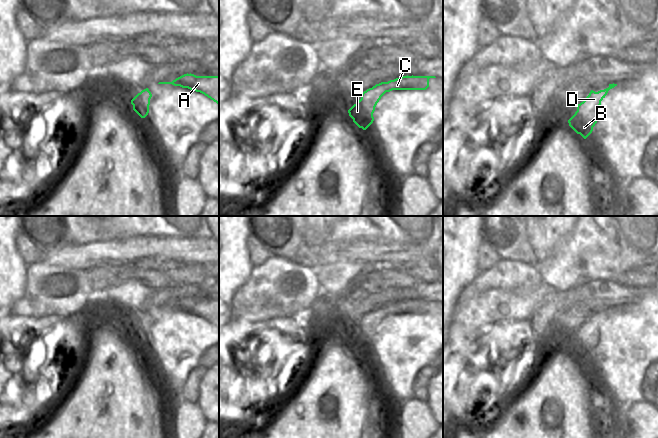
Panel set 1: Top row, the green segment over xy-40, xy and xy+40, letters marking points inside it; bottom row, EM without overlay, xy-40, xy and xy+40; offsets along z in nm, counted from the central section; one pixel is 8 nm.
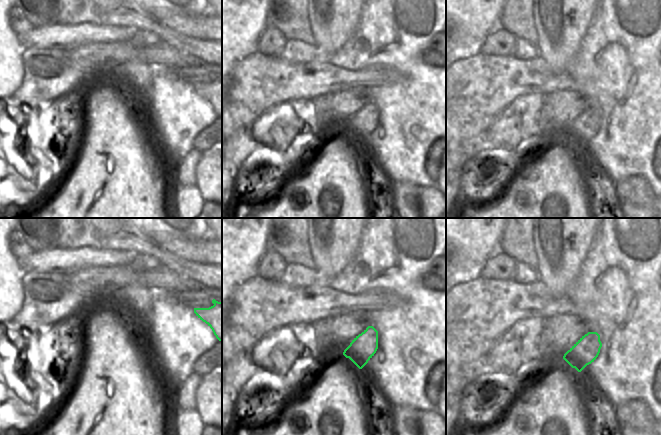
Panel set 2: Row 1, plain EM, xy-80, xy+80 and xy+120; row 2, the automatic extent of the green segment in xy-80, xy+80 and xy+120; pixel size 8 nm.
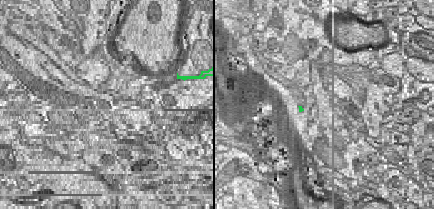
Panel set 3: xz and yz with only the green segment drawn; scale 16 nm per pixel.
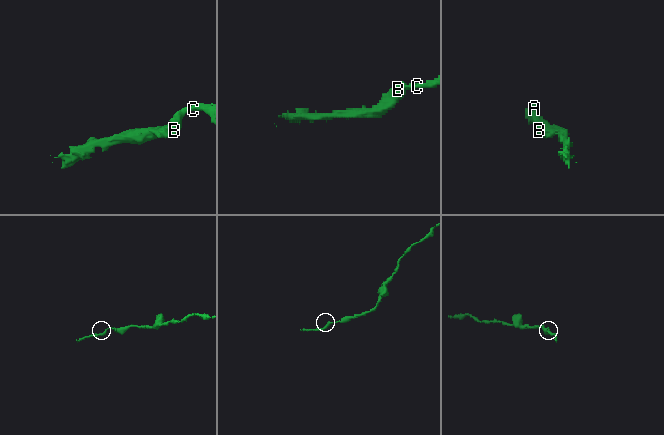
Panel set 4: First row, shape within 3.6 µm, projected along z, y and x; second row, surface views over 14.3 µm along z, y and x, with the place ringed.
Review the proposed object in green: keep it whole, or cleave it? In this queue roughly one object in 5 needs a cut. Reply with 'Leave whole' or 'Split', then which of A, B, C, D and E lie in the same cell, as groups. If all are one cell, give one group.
Leave whole. Groups: A B C D E

